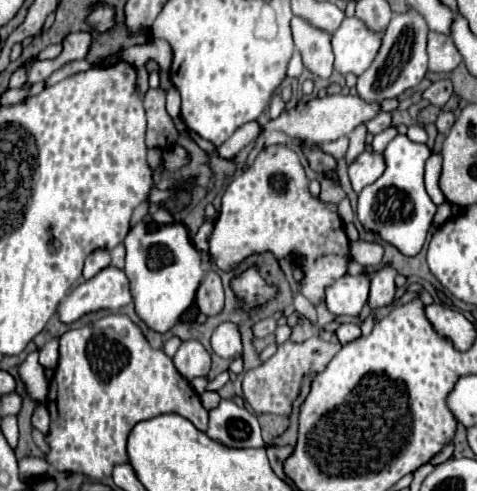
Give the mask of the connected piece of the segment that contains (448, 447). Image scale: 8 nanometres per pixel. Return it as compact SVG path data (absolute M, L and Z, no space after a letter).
M447 442L447 444L441 448L441 452L439 452L435 458L431 458L431 464L433 464L433 466L439 466L439 464L447 462L449 458L453 458L453 452L455 452L453 442Z

